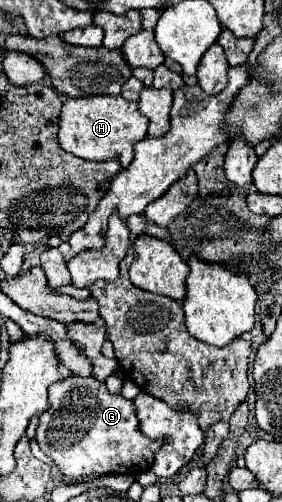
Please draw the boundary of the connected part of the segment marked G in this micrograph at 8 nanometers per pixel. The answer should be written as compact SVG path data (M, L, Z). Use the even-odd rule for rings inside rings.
M69 375L49 387L49 403L51 407L41 415L35 439L41 451L51 457L59 471L69 479L83 481L109 473L133 475L151 469L161 441L149 441L149 437L143 437L131 399L125 399L121 393L109 393L105 383L97 381L93 375Z

